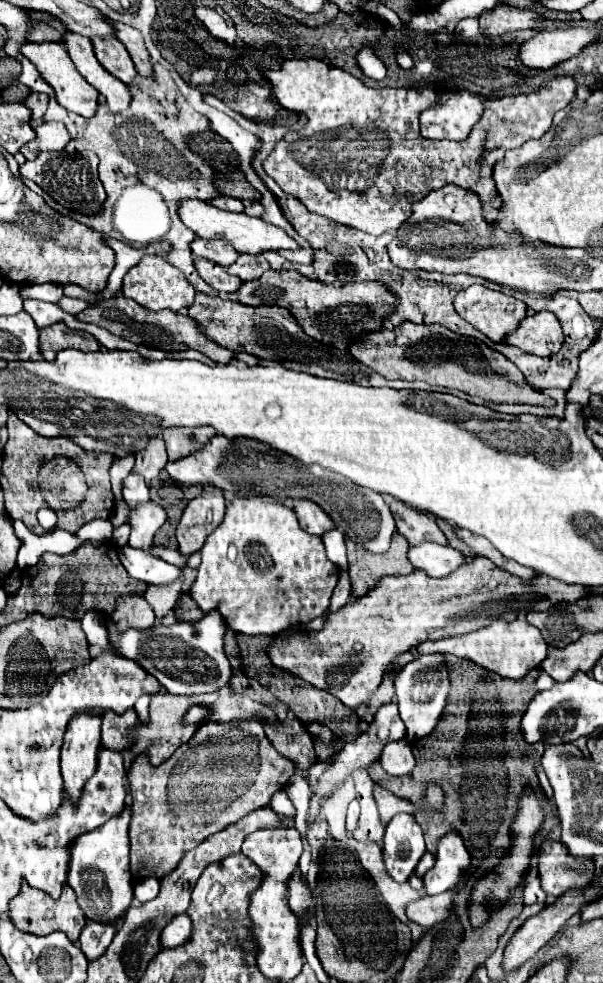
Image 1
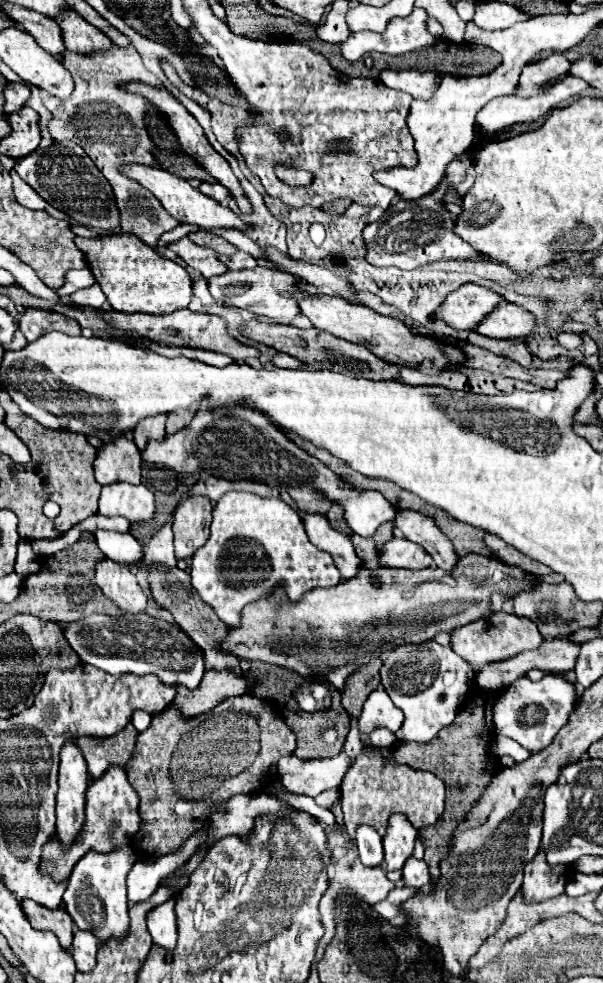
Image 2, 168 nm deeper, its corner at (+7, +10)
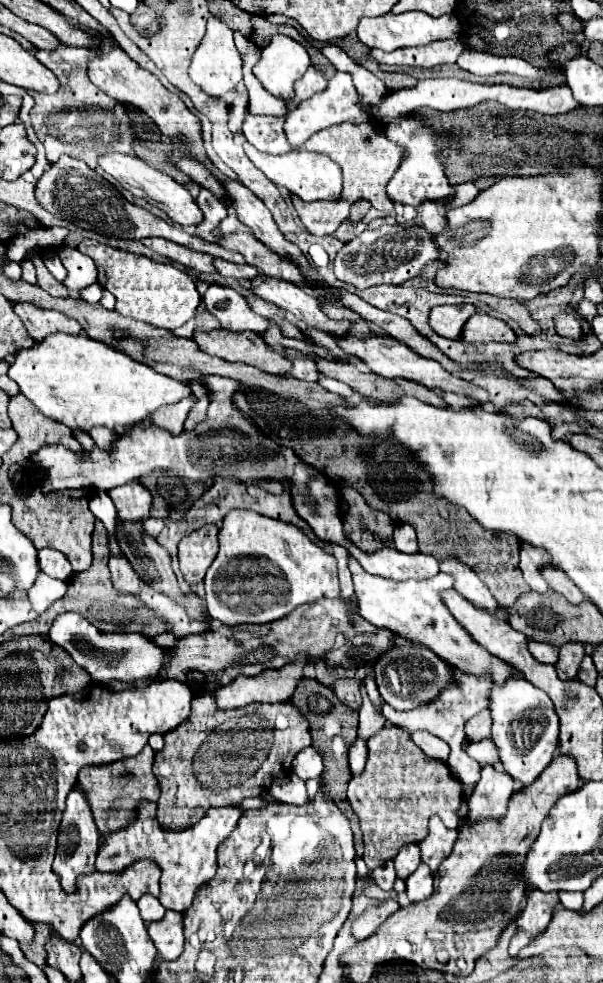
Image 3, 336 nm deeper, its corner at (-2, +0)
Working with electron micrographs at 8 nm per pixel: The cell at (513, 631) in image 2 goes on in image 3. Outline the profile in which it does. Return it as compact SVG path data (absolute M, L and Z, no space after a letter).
M527 640L527 648L533 654L533 658L539 660L539 662L543 662L543 664L555 664L557 662L557 654L559 654L557 646L549 646L545 642Z

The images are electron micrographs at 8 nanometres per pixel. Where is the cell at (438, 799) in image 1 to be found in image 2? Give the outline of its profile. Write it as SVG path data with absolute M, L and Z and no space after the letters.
M366 744L340 784L340 804L350 842L356 842L356 828L362 824L372 826L380 836L384 836L392 814L404 814L418 830L436 824L436 820L444 814L444 782L432 772L396 764L392 752L394 748L376 748Z

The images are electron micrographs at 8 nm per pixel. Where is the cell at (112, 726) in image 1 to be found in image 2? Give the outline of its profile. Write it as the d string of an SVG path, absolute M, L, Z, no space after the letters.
M128 724L128 728L120 732L120 736L112 736L112 740L76 740L88 764L88 776L98 780L110 766L126 768L136 746L136 736L138 730Z

